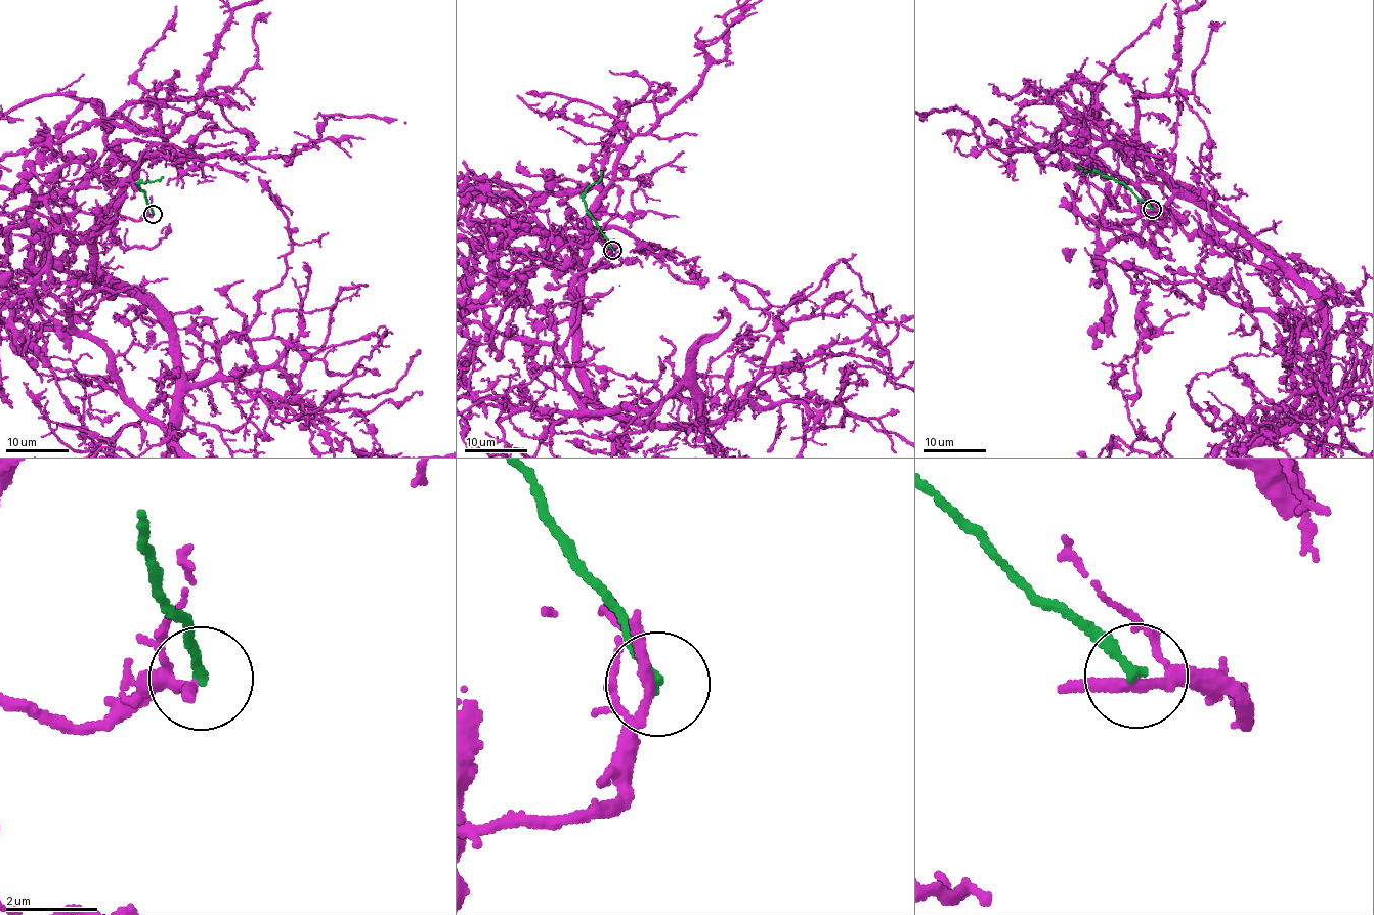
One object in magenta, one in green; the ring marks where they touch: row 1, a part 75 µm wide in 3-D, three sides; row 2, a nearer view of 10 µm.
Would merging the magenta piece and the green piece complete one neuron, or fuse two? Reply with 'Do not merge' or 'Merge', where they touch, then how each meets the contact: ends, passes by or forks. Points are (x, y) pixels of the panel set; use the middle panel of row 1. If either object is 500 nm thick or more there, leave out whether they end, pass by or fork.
Do not merge. Place: (612, 250). At the ring magenta forks. At the ring green ends

